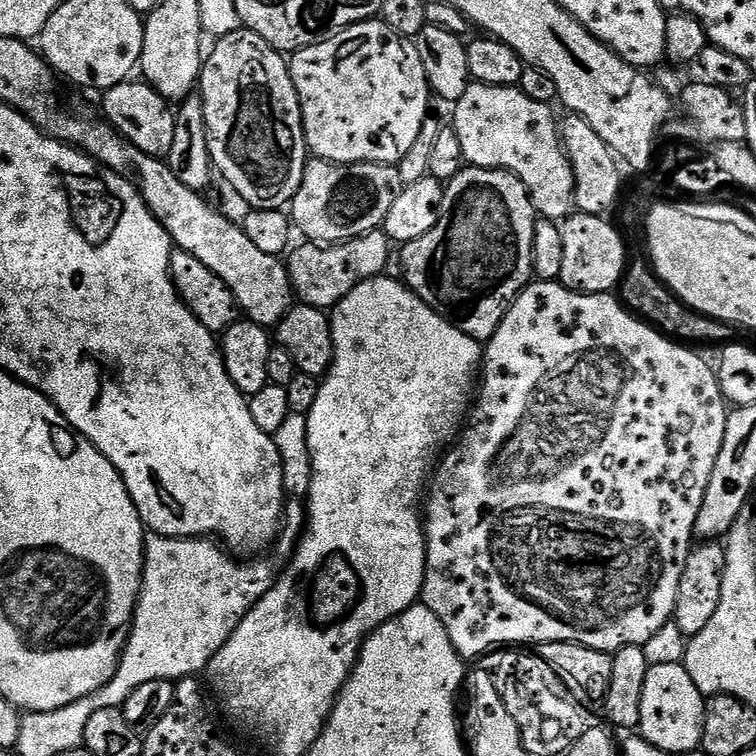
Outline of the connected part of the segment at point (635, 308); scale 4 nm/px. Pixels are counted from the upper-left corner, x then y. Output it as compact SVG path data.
M647 259L627 261L624 270L624 279L618 285L618 296L625 308L635 314L645 324L651 324L653 328L664 333L669 338L675 338L680 342L692 342L688 340L713 340L714 343L724 346L733 339L733 325L724 323L723 320L713 320L710 316L703 316L701 312L695 312L688 307L659 276L655 268Z

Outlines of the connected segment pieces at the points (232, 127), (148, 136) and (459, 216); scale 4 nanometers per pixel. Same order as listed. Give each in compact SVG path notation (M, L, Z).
M240 27L236 32L219 37L215 41L212 53L207 53L200 70L200 79L198 81L198 95L200 101L204 104L204 121L206 122L206 142L210 150L213 169L217 173L224 175L224 180L248 203L249 209L261 208L270 210L271 208L283 209L291 205L292 199L296 196L298 186L302 186L302 174L304 167L308 165L310 153L308 143L304 137L304 123L302 122L302 110L300 109L300 99L296 93L296 87L292 81L292 75L288 69L289 61L275 48L268 45L258 34L248 31L245 27Z
M129 78L103 93L103 119L107 120L125 140L129 140L138 150L142 150L142 154L153 156L155 160L164 160L170 154L170 146L174 146L176 114L173 105L165 100L162 94L158 94L151 84L137 80Z
M466 166L453 180L447 181L442 210L434 230L403 245L403 283L418 298L422 298L426 306L433 308L458 330L462 330L462 334L487 342L498 330L509 306L533 279L532 251L537 219L538 213L532 204L528 188L513 172L504 172L501 168Z

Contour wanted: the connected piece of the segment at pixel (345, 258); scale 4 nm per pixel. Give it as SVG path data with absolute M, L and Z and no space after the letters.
M382 230L367 232L342 244L325 246L315 242L300 243L304 244L297 243L291 249L286 267L288 276L292 280L293 293L312 308L325 310L335 308L337 302L346 298L346 294L350 294L350 290L354 290L356 284L372 280L387 269L384 267L388 264L390 241Z

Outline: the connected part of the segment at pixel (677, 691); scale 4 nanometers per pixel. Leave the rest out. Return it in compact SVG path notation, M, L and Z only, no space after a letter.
M683 663L649 668L646 686L642 686L639 735L665 754L697 751L704 729L705 703L705 696L694 686L694 678L686 674Z

